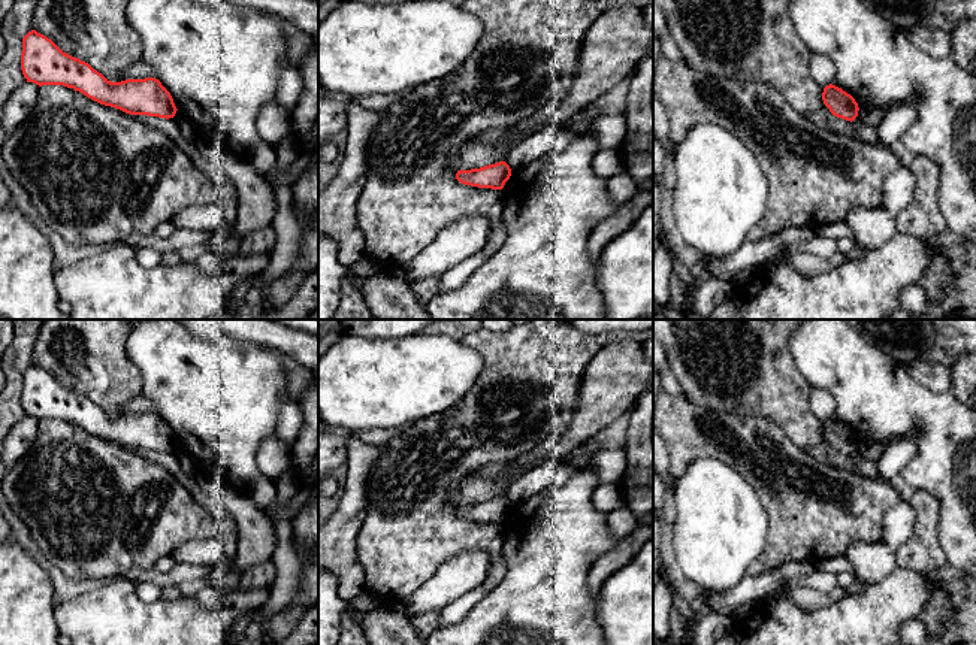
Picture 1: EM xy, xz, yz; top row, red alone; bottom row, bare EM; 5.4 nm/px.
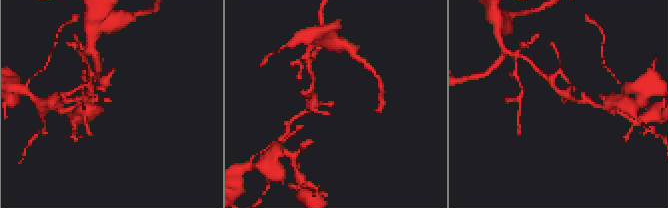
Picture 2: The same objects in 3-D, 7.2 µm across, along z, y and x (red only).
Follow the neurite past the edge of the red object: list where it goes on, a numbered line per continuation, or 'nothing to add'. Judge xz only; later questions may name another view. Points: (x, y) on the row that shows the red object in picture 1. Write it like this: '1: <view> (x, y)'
nothing to add

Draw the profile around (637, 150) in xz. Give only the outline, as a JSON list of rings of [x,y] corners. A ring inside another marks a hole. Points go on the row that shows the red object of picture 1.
[[[653,55],[641,58],[632,73],[623,110],[628,133],[619,152],[637,182],[653,181]]]

